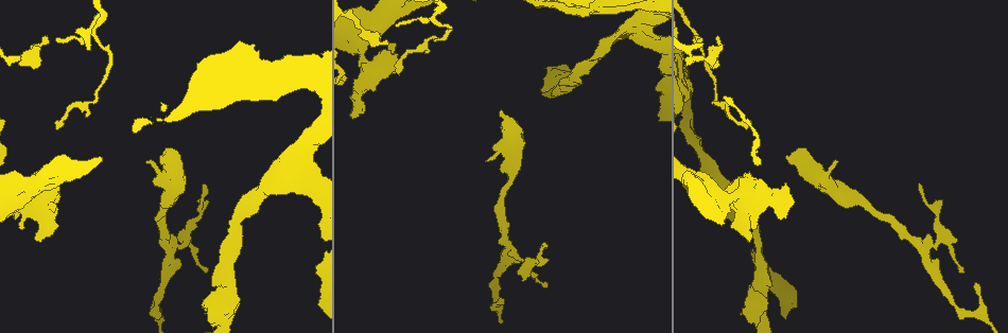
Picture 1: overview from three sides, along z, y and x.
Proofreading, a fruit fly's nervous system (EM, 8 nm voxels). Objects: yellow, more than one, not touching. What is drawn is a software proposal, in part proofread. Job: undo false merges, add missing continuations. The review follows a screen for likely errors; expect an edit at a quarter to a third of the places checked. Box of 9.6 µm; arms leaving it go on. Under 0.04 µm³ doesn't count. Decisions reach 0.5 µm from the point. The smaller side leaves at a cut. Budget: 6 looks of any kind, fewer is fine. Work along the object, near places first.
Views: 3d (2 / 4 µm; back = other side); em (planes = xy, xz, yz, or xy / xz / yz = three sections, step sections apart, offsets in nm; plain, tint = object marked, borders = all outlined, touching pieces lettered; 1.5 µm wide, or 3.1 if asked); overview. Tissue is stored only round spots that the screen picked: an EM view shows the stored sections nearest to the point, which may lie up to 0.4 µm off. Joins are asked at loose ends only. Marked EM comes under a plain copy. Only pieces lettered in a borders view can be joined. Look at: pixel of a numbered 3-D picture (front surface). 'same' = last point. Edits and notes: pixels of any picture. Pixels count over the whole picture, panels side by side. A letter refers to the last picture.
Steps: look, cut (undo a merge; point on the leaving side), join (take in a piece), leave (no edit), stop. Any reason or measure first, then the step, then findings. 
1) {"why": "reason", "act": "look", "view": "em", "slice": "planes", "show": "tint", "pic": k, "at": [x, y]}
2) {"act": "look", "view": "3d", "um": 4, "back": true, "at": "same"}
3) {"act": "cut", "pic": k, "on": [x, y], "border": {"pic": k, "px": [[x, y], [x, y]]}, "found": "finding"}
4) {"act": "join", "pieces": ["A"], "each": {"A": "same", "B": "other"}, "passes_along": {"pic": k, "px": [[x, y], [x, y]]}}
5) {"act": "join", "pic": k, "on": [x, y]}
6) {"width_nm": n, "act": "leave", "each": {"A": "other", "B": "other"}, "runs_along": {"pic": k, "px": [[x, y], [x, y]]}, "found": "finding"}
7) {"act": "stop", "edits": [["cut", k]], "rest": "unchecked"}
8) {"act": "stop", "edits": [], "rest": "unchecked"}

{"why": "an open end", "act": "look", "view": "3d", "um": 2, "back": true, "pic": 1, "at": [501, 112]}

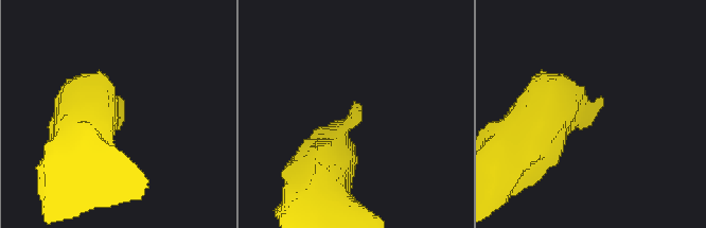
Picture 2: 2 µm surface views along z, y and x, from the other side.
{"act": "look", "view": "em", "slice": "planes", "show": "borders", "pic": 2, "at": [602, 101]}

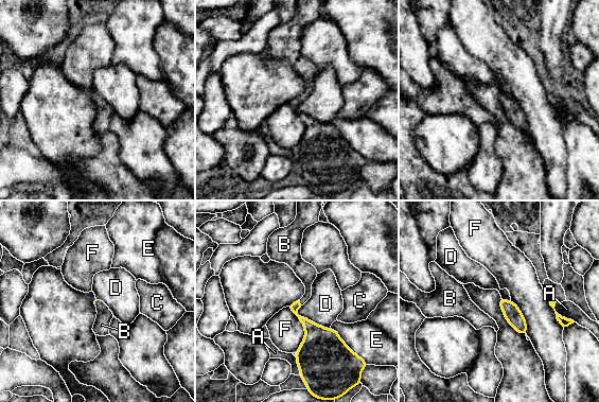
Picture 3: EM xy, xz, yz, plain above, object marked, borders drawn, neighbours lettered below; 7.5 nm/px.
{"longest_contact_nm": ["F", 360], "act": "join", "pieces": ["B"], "each": {"A": "other", "B": "same", "C": "other", "D": "other", "E": "other", "F": "other"}, "found": "the neuron continues"}

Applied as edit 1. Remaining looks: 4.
{"act": "look", "view": "3d", "um": 4, "pic": 1, "at": [20, 195]}

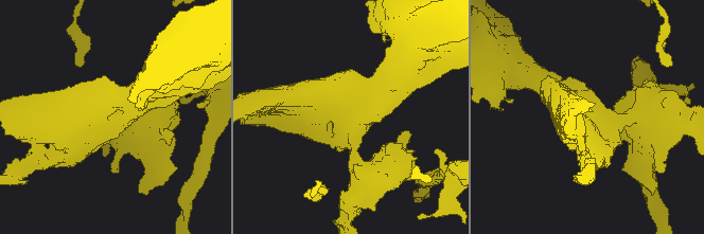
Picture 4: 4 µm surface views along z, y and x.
{"why": "shape alone is not enough", "act": "look", "view": "em", "slice": "planes", "show": "tint", "pic": 4, "at": [593, 116]}

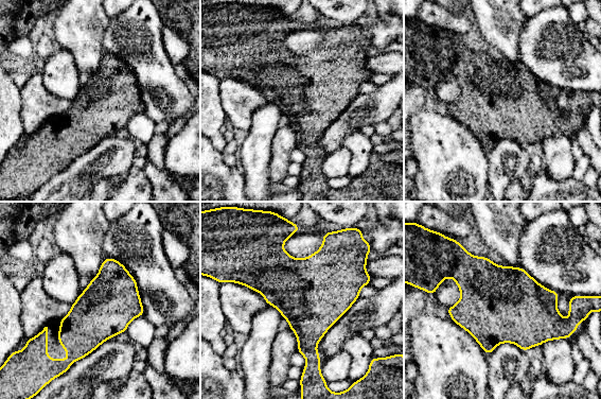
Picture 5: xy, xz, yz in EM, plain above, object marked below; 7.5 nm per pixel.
{"act": "look", "view": "em", "slice": "planes", "show": "borders", "at": "same"}

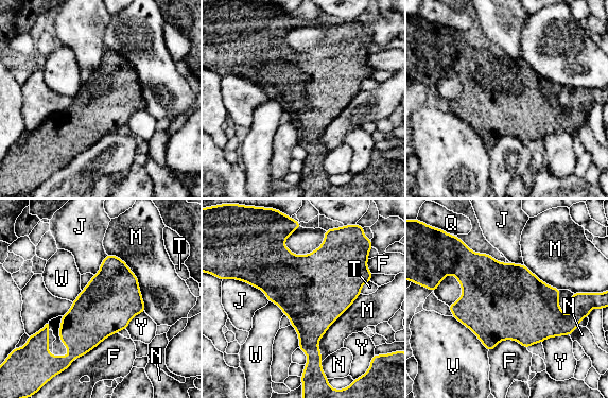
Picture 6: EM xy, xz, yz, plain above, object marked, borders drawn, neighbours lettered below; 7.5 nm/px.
{"act": "leave", "each": {"F": "other", "J": "other", "M": "other", "N": "other", "Q": "other", "T": "other", "V": "other", "W": "other", "Y": "other"}, "border": {"pic": 6, "px": [[268, 300], [276, 304], [283, 314]]}, "found": "all the same neuron"}

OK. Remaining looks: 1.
{"act": "stop", "edits": [["join", 3]], "rest": "unchecked"}

